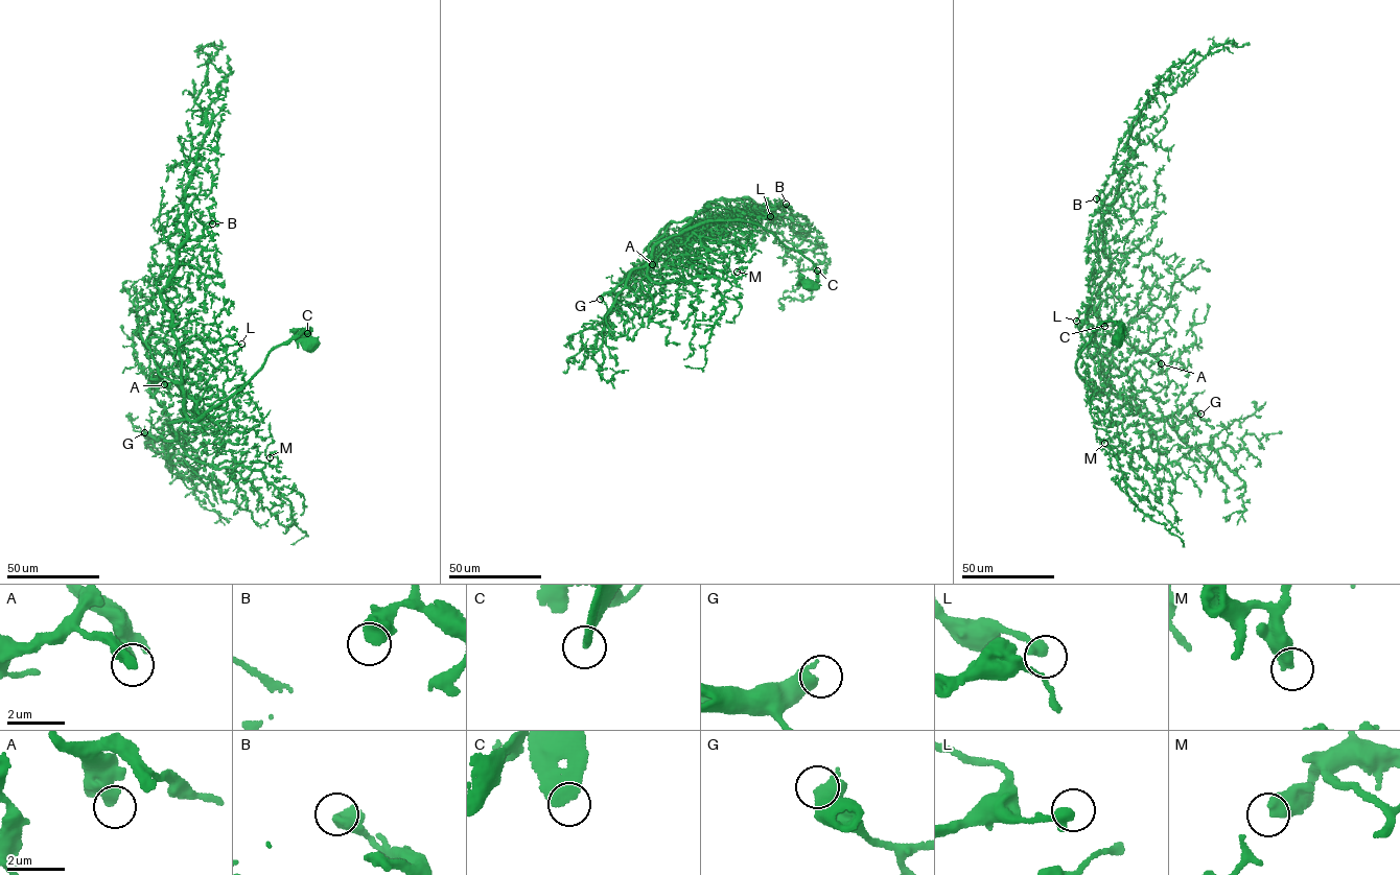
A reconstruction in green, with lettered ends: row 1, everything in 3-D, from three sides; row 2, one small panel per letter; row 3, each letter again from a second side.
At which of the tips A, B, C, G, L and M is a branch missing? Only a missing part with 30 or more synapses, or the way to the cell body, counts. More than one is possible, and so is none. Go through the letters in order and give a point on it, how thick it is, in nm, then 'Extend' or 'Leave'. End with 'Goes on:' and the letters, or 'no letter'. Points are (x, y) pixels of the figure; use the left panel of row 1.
A: Place: (164, 384). Thickness 400 nm. Leave
B: Place: (212, 223). Thickness 600 nm. Leave
C: Place: (307, 333). Thickness 440 nm. Leave
G: Place: (144, 432). Thickness 550 nm. Extend
L: Place: (241, 344). Thickness 420 nm. Leave
M: Place: (270, 457). Thickness 480 nm. Leave
Goes on: G

